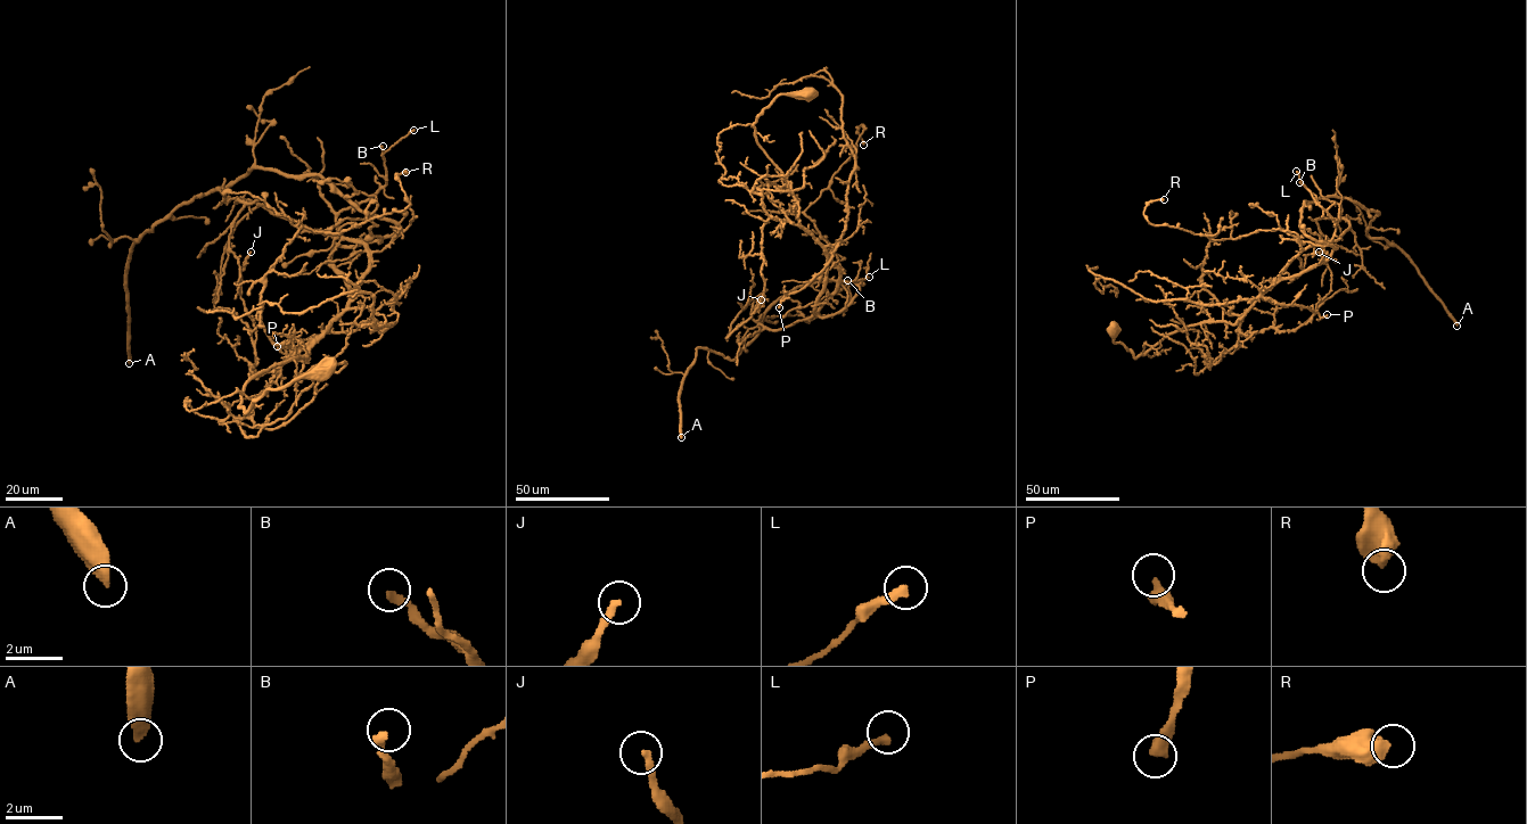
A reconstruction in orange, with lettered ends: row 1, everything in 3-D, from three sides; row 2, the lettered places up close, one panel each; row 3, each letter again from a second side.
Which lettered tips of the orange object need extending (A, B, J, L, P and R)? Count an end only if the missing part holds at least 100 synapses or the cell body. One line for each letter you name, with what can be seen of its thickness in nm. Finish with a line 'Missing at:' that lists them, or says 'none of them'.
A: 480 nm thick
P: 420 nm thick
Missing at: A, P

